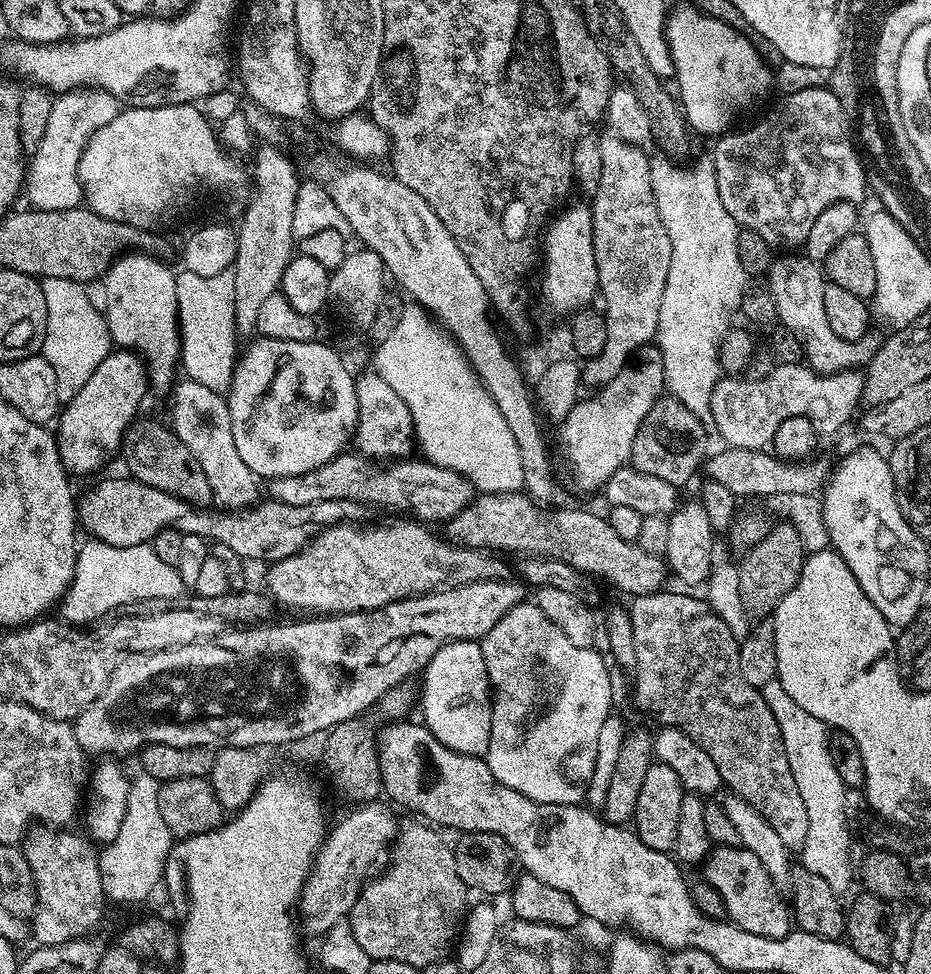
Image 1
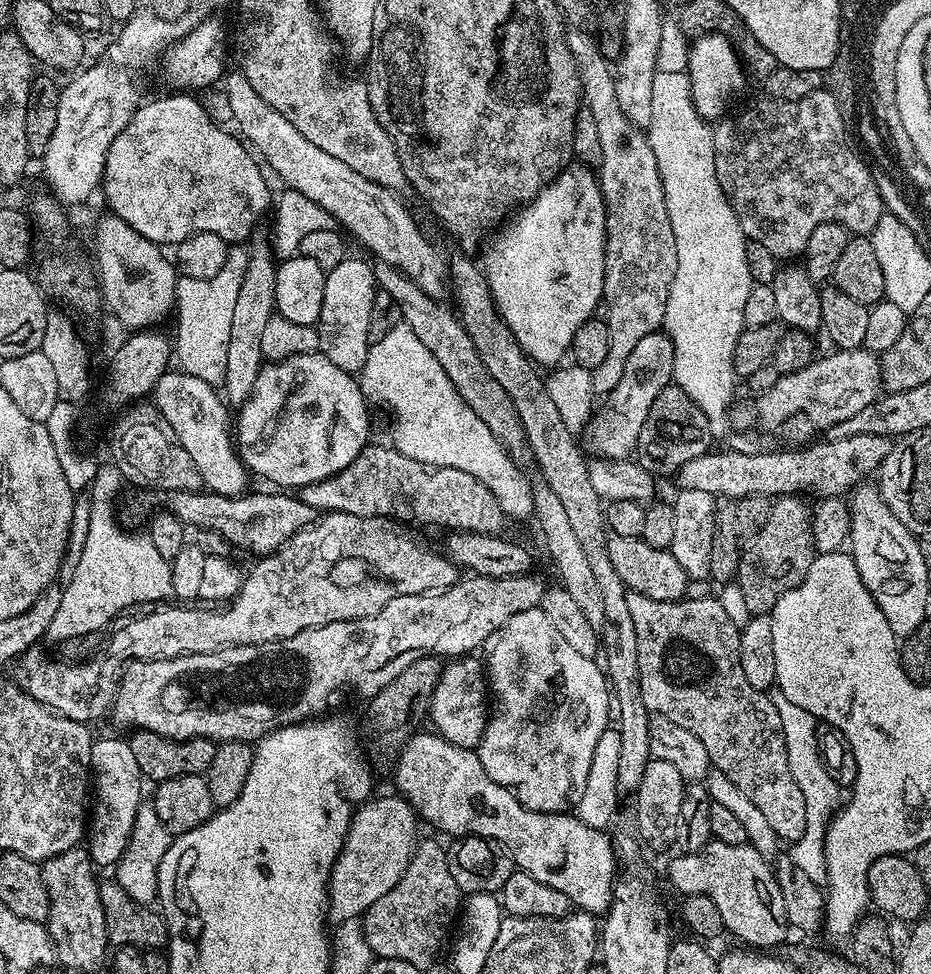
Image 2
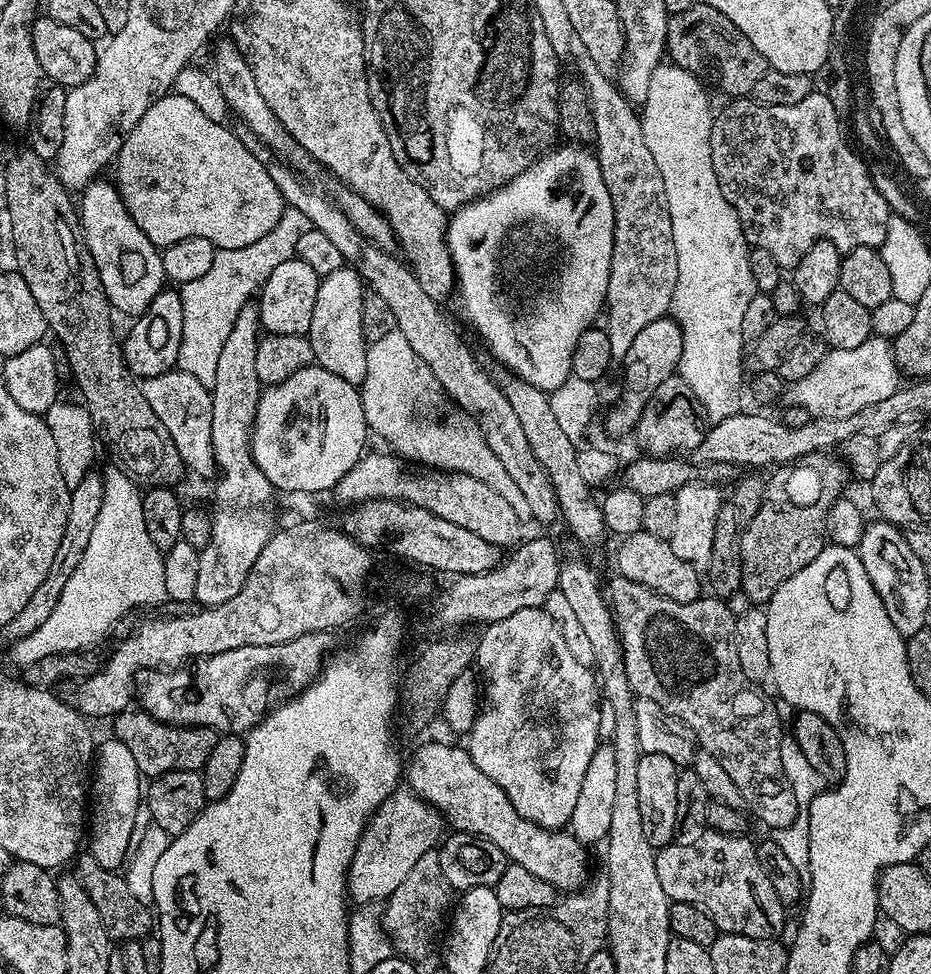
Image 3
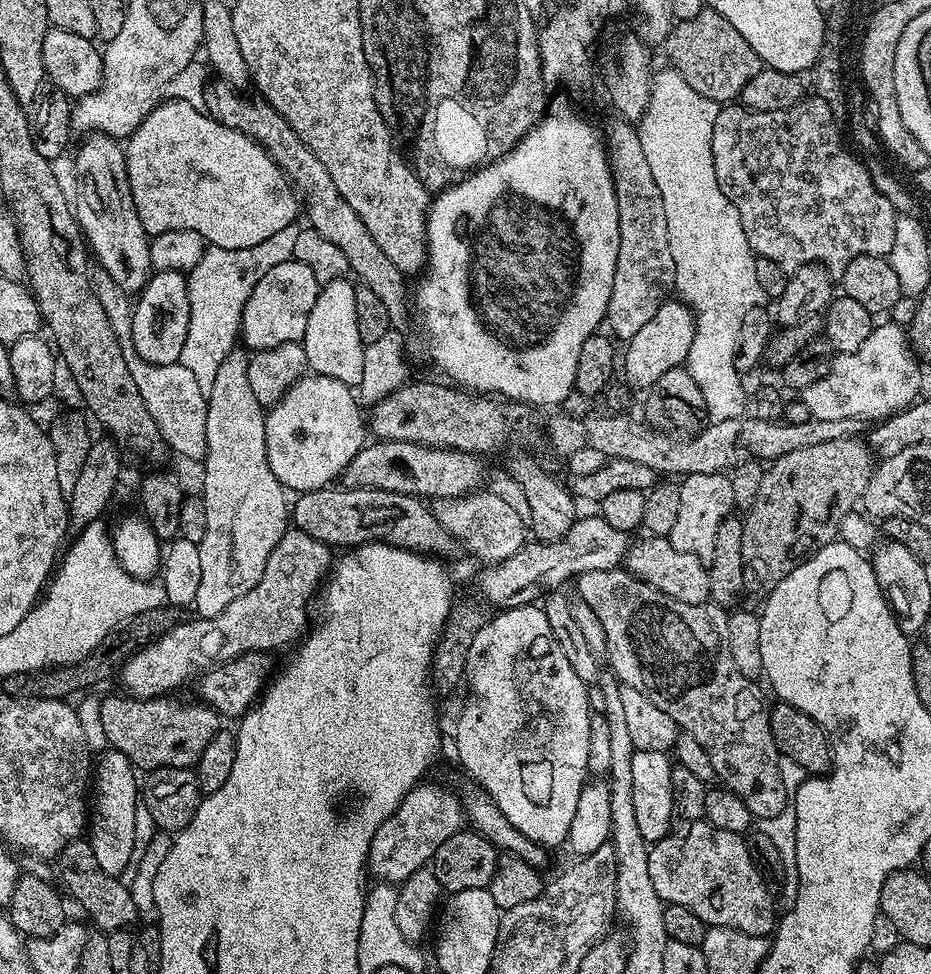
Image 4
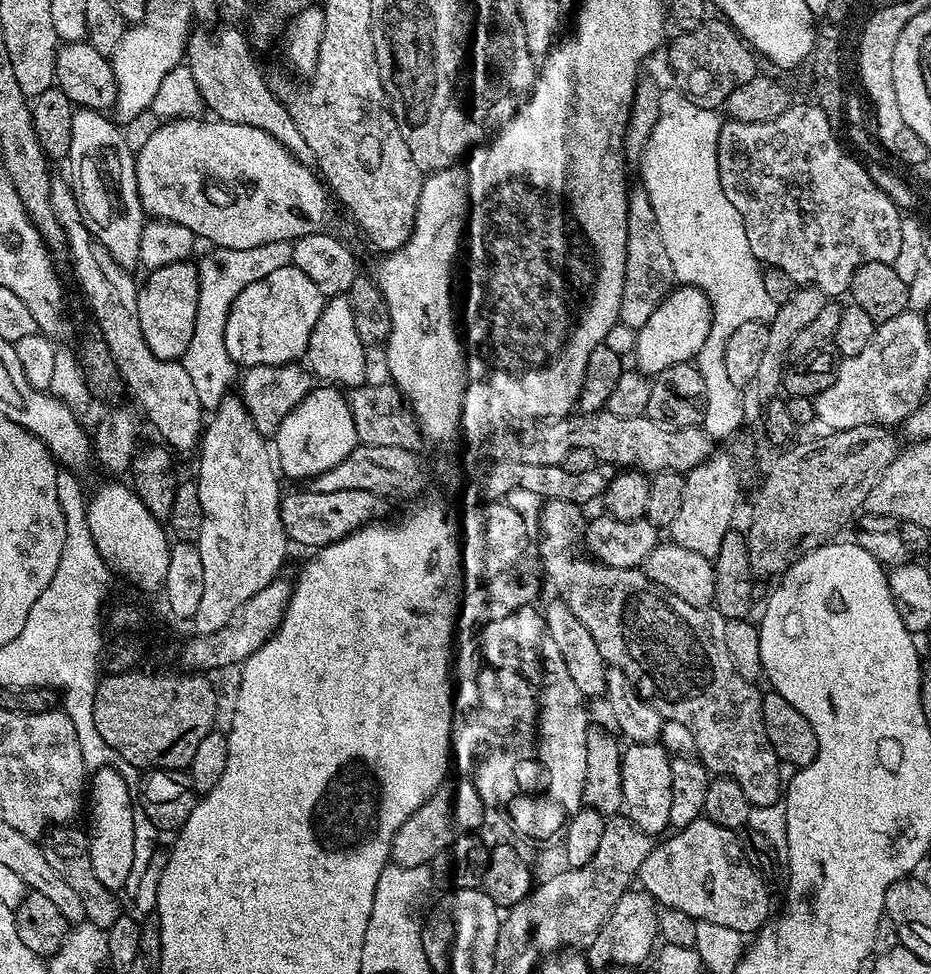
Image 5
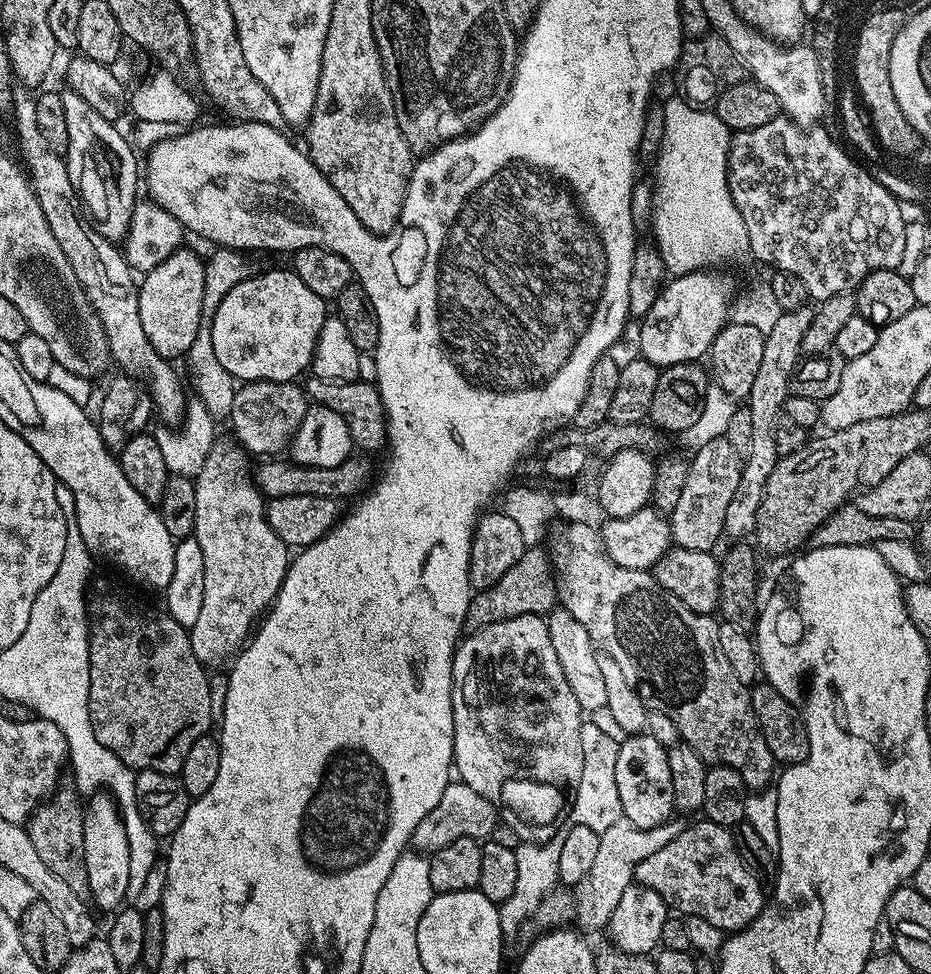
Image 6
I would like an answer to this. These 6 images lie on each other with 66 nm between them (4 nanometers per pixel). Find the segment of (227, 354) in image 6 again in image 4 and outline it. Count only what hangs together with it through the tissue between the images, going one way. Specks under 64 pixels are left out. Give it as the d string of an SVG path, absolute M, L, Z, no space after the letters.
M297 260L281 262L269 270L250 294L240 319L239 335L248 350L282 346L286 342L300 342L306 334L306 322L321 289L318 278L307 266Z

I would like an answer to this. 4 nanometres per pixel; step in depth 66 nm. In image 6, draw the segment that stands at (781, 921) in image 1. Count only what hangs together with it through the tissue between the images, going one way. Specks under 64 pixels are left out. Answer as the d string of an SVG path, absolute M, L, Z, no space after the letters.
M700 818L697 824L681 827L678 838L667 846L662 846L650 858L642 858L636 867L635 883L646 886L650 890L658 890L662 898L668 904L669 909L682 912L685 917L697 915L699 918L706 918L706 922L718 926L725 934L741 932L766 906L766 888L762 885L761 877L751 872L747 862L736 845L736 837L729 829L716 824L713 820Z

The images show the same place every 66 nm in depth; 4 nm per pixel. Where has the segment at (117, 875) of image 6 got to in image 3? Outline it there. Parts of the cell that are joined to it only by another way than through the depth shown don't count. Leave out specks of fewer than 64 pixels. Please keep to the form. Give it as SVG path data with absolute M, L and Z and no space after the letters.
M107 738L94 752L90 782L89 855L112 871L121 869L129 857L139 819L138 804L142 802L142 777L137 763L122 742Z

